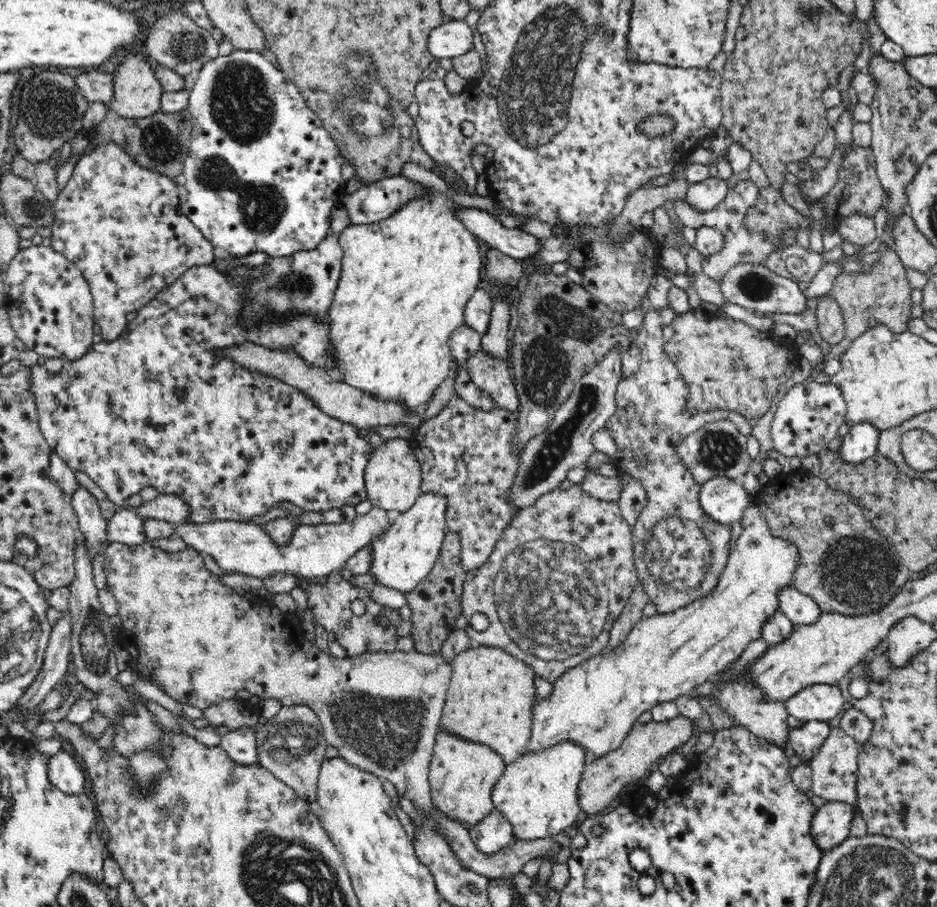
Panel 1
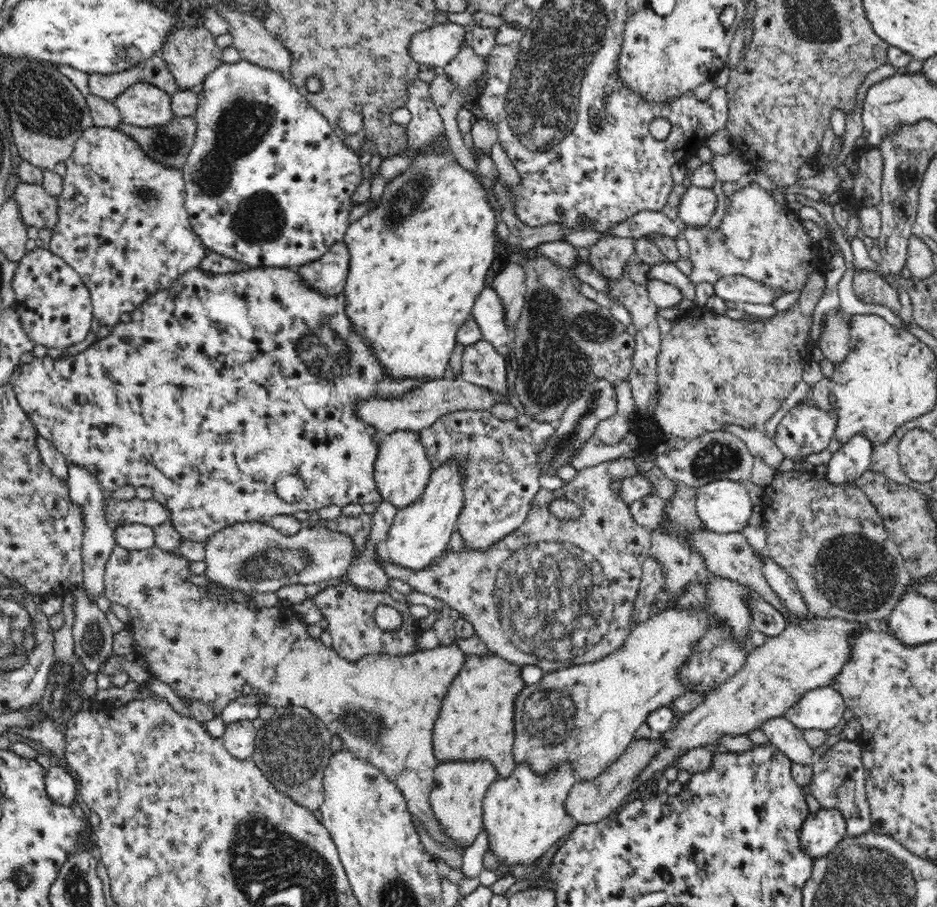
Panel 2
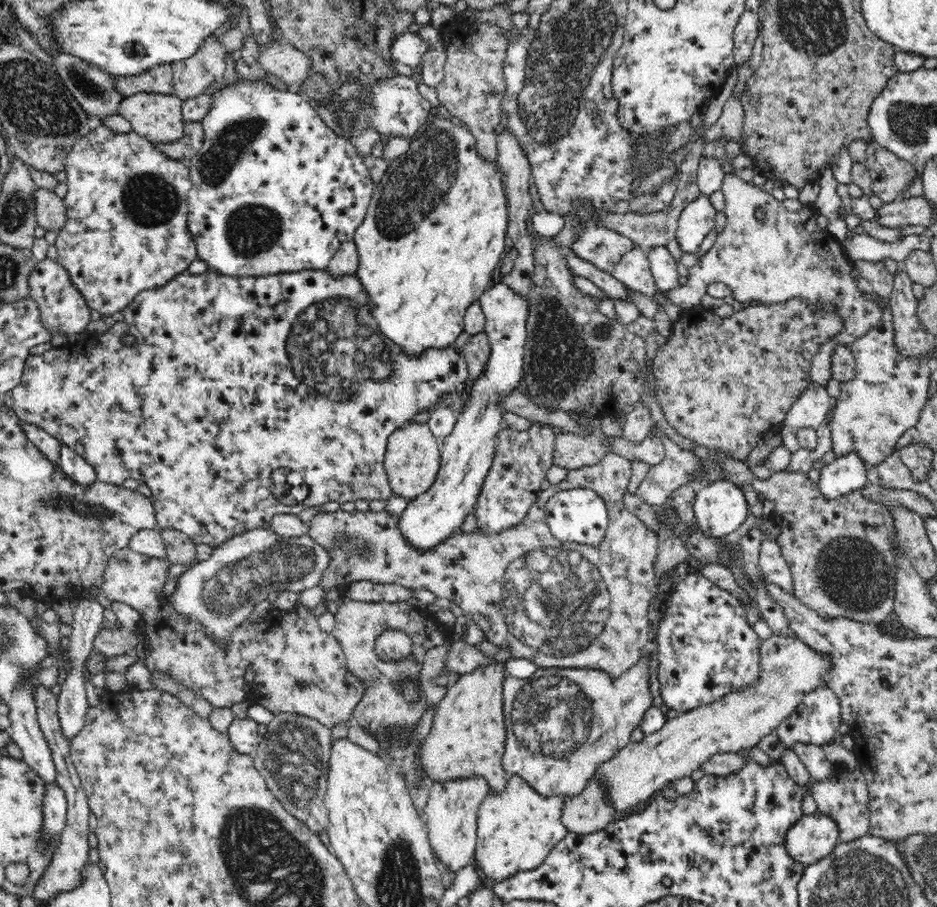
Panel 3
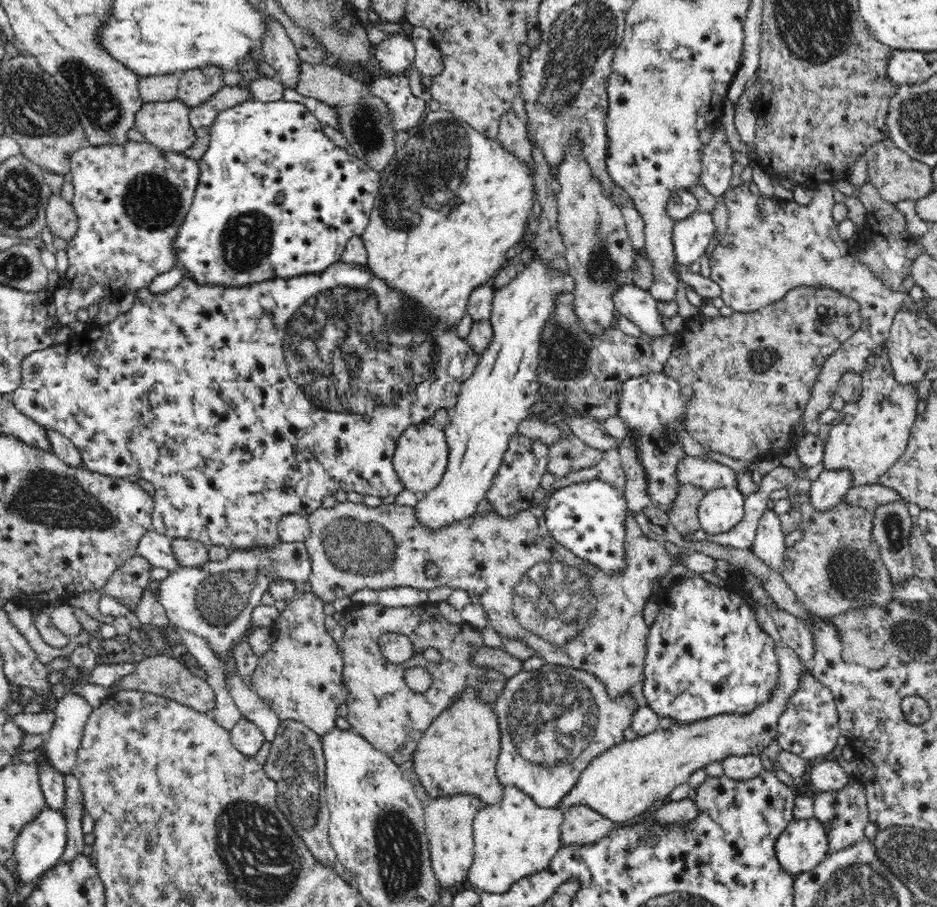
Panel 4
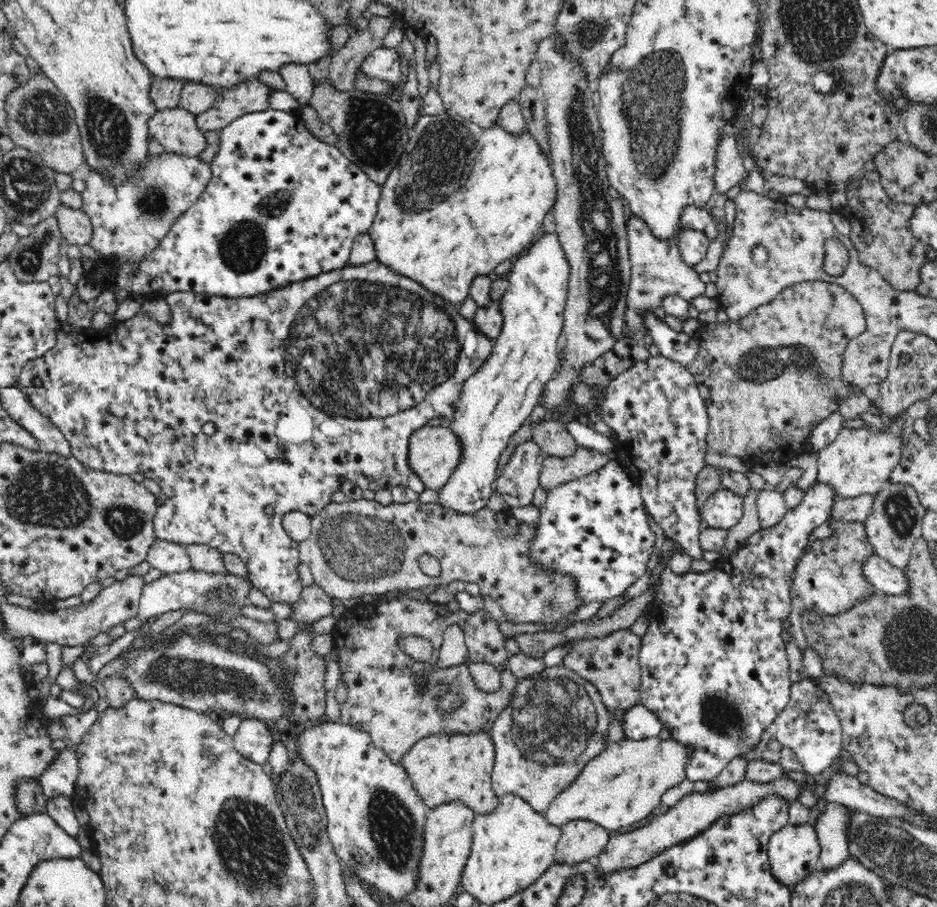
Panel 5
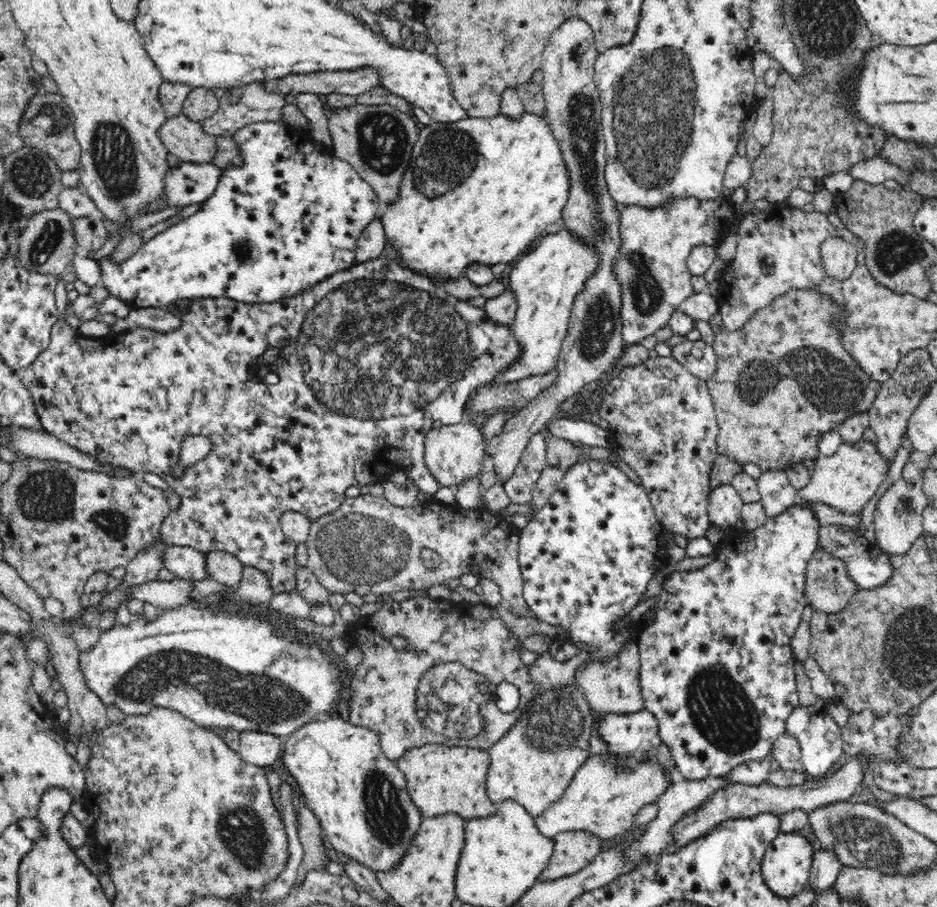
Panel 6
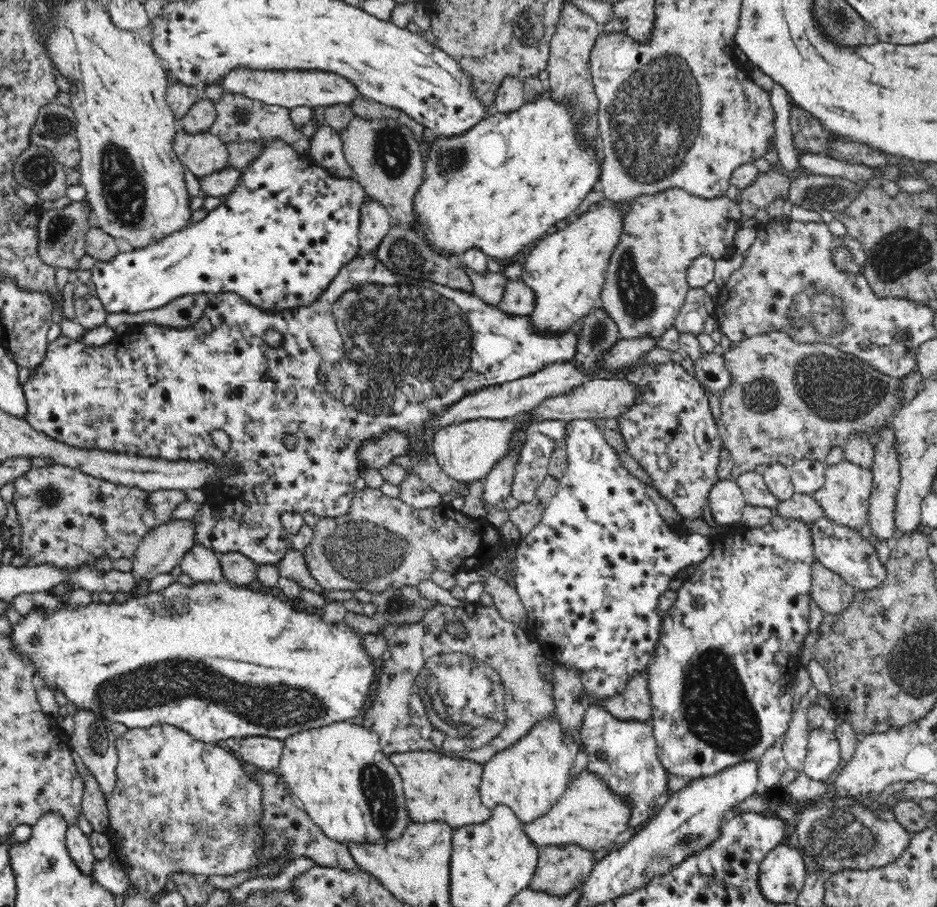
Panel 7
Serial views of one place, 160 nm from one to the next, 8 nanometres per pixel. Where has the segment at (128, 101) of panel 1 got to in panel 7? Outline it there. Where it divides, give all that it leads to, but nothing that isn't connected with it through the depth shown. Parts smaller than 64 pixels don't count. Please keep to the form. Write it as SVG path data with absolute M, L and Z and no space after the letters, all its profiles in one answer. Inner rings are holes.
M179 129L173 147L180 162L198 179L229 166L227 143L210 132L186 133Z

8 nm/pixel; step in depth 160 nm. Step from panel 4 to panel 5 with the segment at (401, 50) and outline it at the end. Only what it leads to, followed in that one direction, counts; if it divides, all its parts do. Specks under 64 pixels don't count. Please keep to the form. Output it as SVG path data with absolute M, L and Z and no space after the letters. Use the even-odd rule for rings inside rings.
M382 47L371 52L370 56L365 57L364 62L360 64L358 76L360 74L390 84L396 83L402 76L396 48Z

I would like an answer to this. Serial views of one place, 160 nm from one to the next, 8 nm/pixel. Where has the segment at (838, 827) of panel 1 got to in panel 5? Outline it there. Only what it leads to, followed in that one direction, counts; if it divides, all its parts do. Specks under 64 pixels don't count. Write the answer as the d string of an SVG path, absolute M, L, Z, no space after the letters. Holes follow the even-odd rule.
M788 824L768 840L770 872L780 883L792 887L820 869L820 845L815 827Z

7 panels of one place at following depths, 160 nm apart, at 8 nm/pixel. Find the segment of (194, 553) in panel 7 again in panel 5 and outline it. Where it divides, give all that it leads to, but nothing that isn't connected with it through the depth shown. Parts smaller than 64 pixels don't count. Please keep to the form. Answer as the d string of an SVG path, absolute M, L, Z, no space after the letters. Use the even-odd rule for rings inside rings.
M158 538L148 552L147 562L150 567L158 568L164 574L186 572L193 568L185 545Z

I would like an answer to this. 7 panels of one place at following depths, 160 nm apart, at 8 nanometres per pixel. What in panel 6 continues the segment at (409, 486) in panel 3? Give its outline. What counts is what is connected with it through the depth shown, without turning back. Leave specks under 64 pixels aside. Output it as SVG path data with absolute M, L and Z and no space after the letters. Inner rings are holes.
M464 420L459 424L442 425L426 434L424 461L442 487L462 485L480 477L485 458L491 456L487 450L488 446L489 442L486 441L482 429L471 421Z

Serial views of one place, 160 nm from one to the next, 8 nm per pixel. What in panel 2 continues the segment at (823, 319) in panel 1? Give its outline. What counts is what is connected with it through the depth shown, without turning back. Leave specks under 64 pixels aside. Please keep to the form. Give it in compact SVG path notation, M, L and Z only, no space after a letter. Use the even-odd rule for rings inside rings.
M835 310L829 311L824 317L827 323L819 340L819 348L824 358L836 366L842 364L848 356L850 327L842 313L836 313Z

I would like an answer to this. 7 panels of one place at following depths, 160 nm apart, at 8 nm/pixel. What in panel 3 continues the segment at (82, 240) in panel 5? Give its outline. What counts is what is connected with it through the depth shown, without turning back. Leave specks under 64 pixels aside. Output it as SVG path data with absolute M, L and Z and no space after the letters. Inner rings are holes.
M45 188L36 189L35 205L37 223L46 231L58 233L68 222L63 198L54 191Z

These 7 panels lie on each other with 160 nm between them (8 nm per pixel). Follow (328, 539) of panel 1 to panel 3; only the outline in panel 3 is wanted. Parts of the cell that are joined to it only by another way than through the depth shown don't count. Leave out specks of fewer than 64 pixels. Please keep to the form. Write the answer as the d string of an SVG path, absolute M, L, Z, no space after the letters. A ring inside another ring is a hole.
M255 528L251 531L230 537L222 546L214 547L214 554L203 562L194 563L176 578L175 590L170 596L172 609L190 621L198 621L202 633L212 639L220 649L227 647L233 632L247 620L247 611L251 610L271 591L290 590L302 592L318 586L322 574L329 564L329 554L319 546L310 535L301 537L282 537L271 528Z

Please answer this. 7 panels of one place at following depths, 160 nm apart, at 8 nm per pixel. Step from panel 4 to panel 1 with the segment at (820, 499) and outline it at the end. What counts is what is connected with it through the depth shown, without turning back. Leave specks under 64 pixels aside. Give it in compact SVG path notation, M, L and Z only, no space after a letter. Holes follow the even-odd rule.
M856 424L842 440L840 457L844 463L860 464L877 454L878 442L879 431L872 424Z

